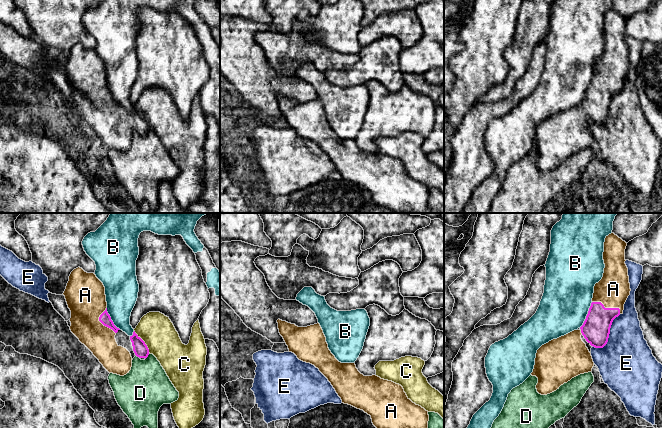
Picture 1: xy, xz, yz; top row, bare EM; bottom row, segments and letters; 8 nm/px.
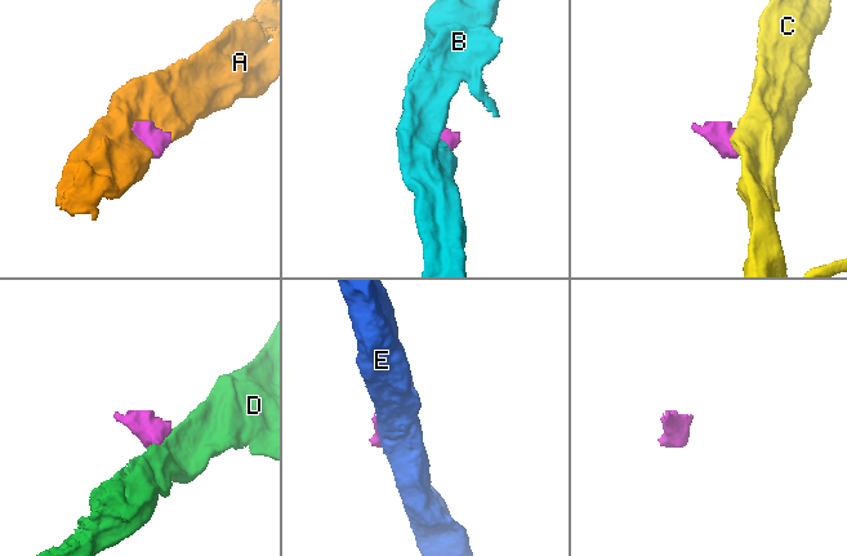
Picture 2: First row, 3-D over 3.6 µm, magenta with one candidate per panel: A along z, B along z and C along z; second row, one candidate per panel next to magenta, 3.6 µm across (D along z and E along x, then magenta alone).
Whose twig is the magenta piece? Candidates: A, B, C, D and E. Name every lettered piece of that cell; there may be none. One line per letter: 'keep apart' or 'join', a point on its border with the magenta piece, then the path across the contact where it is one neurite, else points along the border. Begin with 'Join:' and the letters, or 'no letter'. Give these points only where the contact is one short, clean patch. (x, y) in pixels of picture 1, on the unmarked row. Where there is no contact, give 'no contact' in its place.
Join: A
A: join; meets magenta in yz at (608, 84)
B: keep apart; meets magenta in yz at (587, 91); border along yz (592, 78), (584, 98), (579, 103)
C: keep apart; meets magenta in xy at (143, 117); border along xy (134, 106), (144, 118), (149, 128)
D: keep apart; meets magenta in xy at (147, 132); border along xy (149, 129), (145, 135)
E: keep apart; meets magenta in yz at (608, 111)

